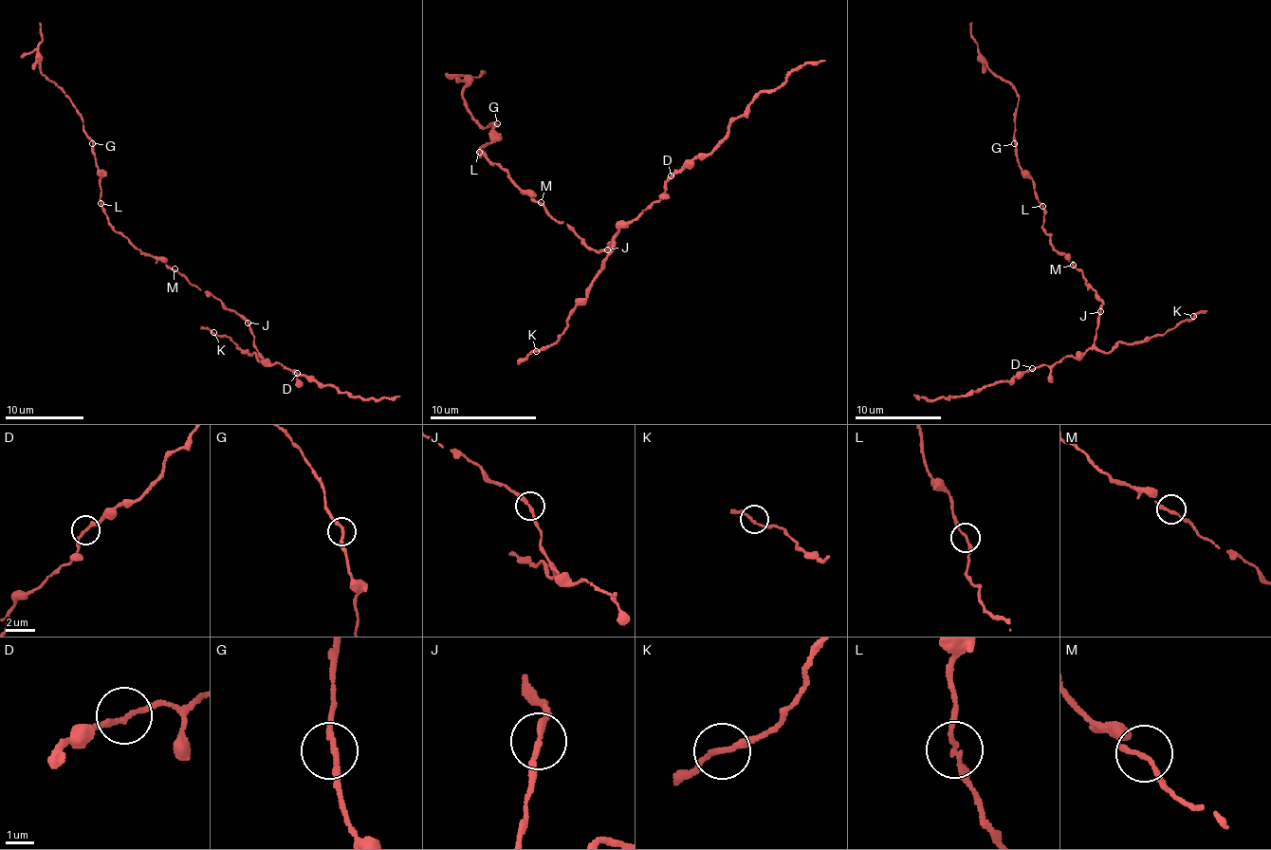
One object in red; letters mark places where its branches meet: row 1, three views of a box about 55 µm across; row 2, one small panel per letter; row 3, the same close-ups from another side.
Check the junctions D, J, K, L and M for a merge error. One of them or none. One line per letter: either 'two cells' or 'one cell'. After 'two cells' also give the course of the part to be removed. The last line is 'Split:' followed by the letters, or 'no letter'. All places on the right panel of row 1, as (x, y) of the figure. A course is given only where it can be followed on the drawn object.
D: one cell
J: one cell
K: one cell
L: one cell
M: one cell
Split: no letter

